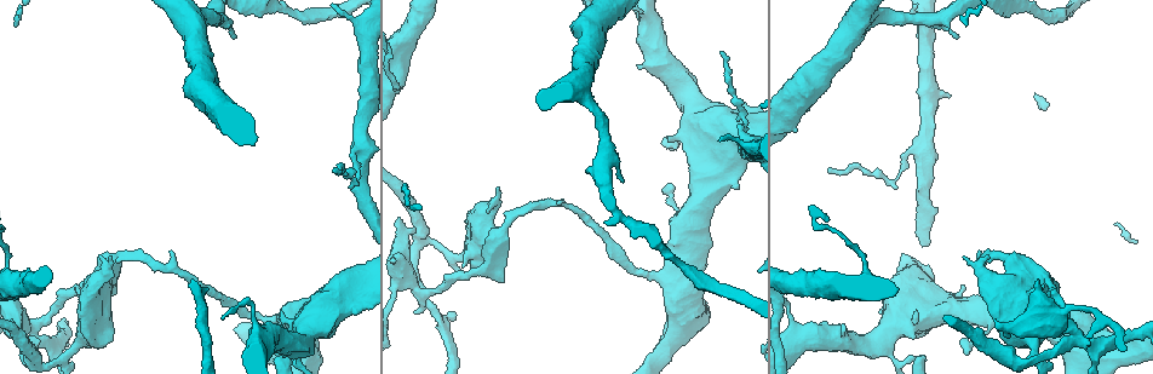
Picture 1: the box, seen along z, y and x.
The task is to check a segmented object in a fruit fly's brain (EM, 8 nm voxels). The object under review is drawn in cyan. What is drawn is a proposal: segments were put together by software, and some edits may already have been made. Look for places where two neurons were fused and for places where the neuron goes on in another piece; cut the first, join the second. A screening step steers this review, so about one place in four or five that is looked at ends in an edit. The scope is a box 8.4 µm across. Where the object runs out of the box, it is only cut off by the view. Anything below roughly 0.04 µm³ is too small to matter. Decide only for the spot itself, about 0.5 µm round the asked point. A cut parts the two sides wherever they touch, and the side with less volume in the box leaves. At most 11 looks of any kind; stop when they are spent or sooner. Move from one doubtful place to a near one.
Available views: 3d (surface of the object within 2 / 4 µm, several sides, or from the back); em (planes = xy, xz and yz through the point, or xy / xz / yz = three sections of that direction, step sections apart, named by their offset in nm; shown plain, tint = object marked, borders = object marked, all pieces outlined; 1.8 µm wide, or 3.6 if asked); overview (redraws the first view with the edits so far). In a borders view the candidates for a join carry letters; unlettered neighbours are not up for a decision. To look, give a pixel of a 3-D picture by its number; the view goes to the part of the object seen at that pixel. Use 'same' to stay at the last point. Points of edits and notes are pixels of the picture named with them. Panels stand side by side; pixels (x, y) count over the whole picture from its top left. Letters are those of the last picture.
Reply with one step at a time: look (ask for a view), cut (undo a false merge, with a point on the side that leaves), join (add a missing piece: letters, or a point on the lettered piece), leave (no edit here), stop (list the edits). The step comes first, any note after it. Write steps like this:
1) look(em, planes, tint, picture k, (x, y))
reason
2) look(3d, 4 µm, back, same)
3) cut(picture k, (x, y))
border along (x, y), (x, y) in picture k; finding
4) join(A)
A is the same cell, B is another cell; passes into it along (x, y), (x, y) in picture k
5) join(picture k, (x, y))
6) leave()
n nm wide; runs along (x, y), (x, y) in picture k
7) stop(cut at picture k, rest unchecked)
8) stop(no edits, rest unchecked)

look(3d, 4 µm, back, picture 1, (108, 258))
stops while still wide

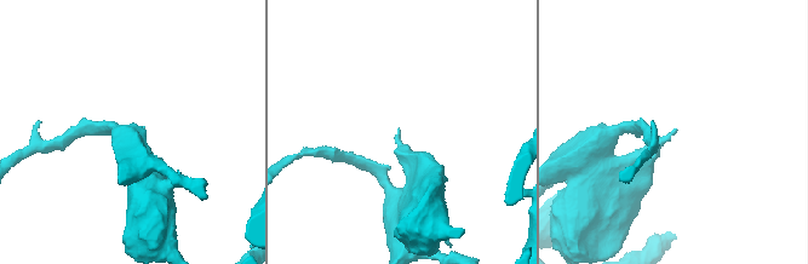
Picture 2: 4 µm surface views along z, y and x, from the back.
look(em, planes, borders, picture 2, (676, 130))

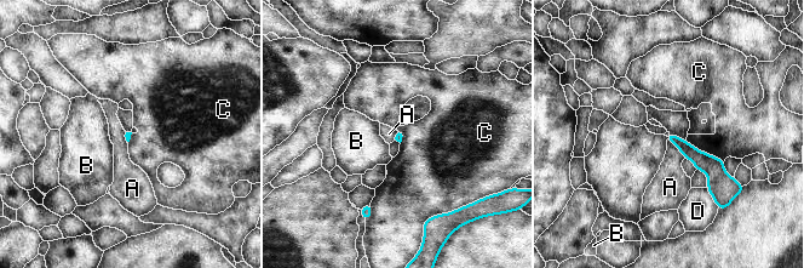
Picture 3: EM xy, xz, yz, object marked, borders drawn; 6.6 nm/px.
leave()
C touches over 300 nm; A, B, C and D are other cells; runs along (670, 136), (705, 161), (724, 181) in picture 3; none of them fits

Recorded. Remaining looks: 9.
look(3d, 2 µm, picture 1, (741, 175))
thick end

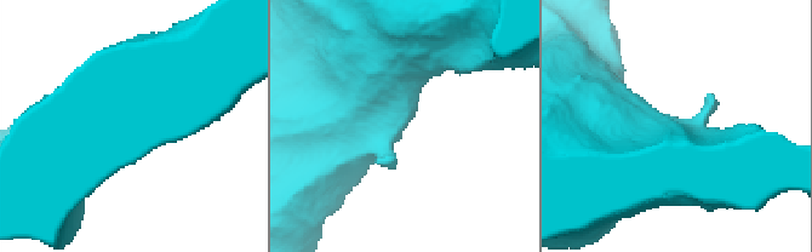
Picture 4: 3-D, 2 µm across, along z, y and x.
look(em, planes, tint, picture 4, (398, 134))
need the tissue

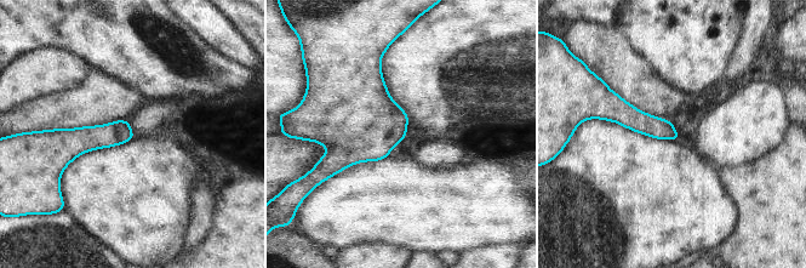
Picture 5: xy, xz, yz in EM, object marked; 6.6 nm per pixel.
look(em, planes, borders, same)

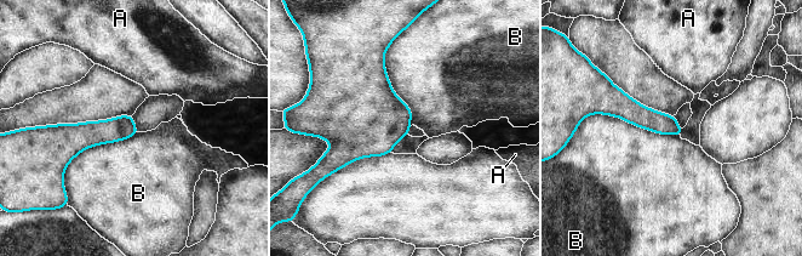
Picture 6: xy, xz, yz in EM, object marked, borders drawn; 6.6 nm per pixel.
leave()
A and B are other cells; border along (594, 113), (680, 136) in picture 6; no lettered piece goes on from it

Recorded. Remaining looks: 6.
look(3d, 2 µm, picture 1, (423, 296))
abrupt turn

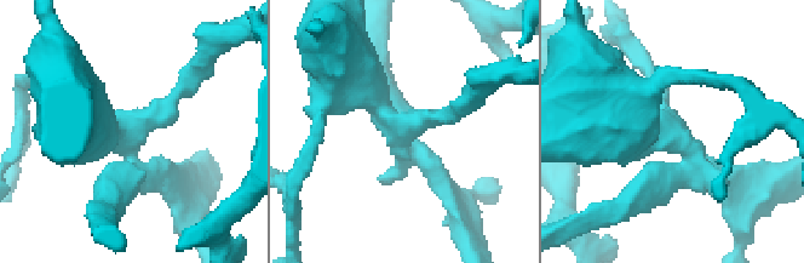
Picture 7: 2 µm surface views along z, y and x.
look(em, xy, step 16, borders, picture 7, (671, 134))
3 arms; arms of 160, 200, 480 nm; shape alone is not enough

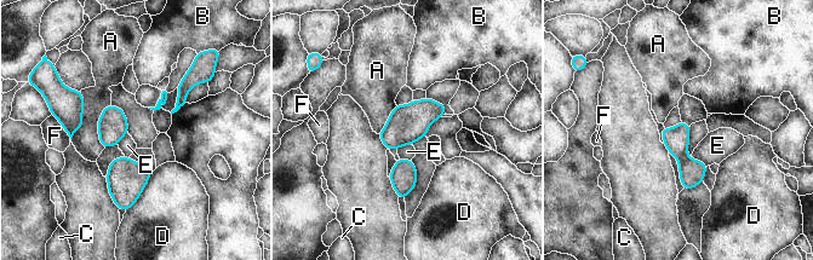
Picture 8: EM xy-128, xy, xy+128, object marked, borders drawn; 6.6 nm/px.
cut(picture 8, (692, 172))
A, B, C, D, E and F are other cells; border along (687, 156), (679, 161) in picture 8; two neurons meet here

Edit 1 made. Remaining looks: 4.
look(overview)
redraw

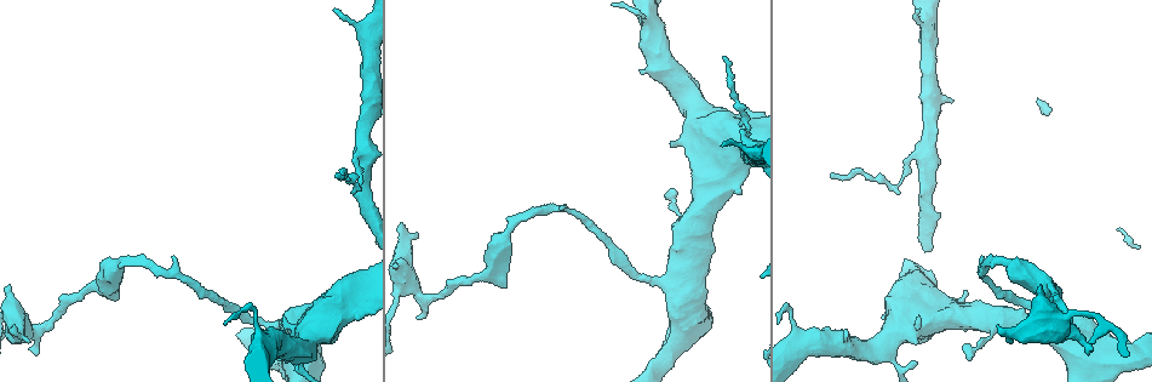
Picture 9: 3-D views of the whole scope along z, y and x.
look(em, xy, step 4, tint, picture 9, (693, 107))
thin arm on a thick one

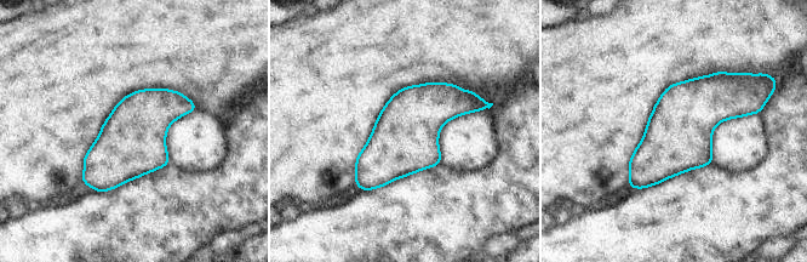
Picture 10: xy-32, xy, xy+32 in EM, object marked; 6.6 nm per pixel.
look(em, planes, borders, same)

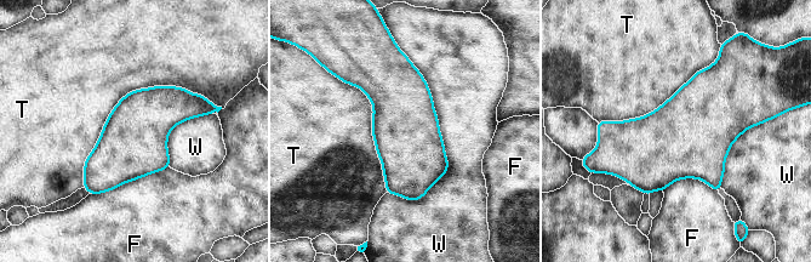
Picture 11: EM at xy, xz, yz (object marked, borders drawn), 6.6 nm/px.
leave()
440 nm wide; F, T and W are other cells; border along (211, 101), (126, 94), (83, 187) in picture 11; one neuron here

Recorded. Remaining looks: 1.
stop(cut at picture 8, rest unchecked)

